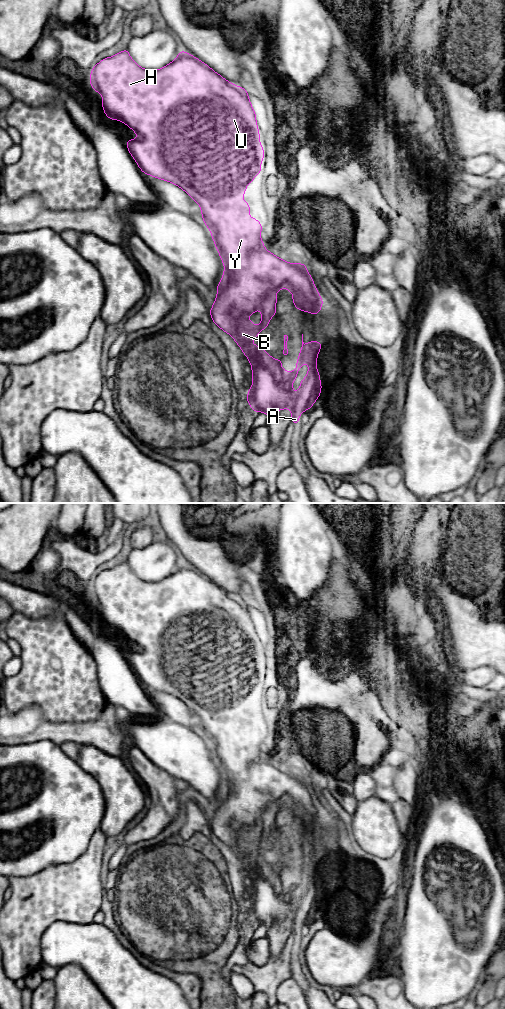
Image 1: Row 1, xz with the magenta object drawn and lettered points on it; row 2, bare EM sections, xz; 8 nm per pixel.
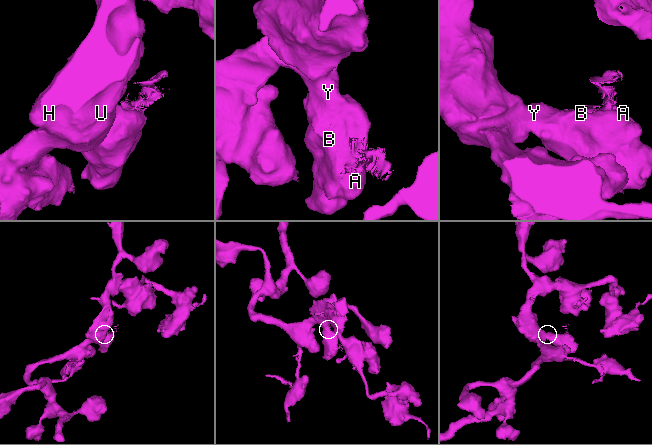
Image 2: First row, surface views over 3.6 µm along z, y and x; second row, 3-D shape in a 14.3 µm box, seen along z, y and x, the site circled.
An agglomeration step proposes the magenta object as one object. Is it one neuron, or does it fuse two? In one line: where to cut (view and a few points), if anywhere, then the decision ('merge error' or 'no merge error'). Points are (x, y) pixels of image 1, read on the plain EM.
no cut | no merge error

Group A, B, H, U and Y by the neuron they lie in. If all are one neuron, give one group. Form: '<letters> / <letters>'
A B H U Y

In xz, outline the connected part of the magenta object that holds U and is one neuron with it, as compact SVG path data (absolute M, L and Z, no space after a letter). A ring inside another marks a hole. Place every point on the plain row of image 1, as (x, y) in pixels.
M128 560L119 564L118 566L102 571L98 576L94 577L91 585L90 585L90 596L94 603L97 603L102 609L102 619L105 624L105 628L110 630L111 632L119 632L125 635L129 640L131 640L138 648L138 651L131 651L126 653L127 661L130 664L131 668L134 670L135 674L141 681L144 686L148 686L152 689L168 693L170 695L175 696L184 702L193 712L195 712L201 720L201 725L203 729L203 734L206 736L208 741L211 744L215 759L221 769L221 772L224 776L224 785L221 793L217 797L217 809L215 810L214 816L210 821L210 828L212 833L221 840L224 844L230 846L238 858L243 863L244 867L248 870L251 880L252 880L252 888L253 894L250 902L247 904L247 914L254 922L254 924L263 924L267 927L267 929L271 929L276 923L283 922L289 920L291 922L291 934L299 937L299 928L303 923L309 922L312 917L316 914L318 909L321 906L322 896L320 894L320 887L318 885L318 881L316 879L316 873L318 869L318 865L322 859L321 854L317 854L315 852L310 853L308 856L303 854L303 846L302 846L302 858L299 866L299 870L296 873L296 881L294 884L292 883L284 883L282 881L282 870L280 872L276 872L272 870L262 859L256 858L251 855L251 853L256 850L261 842L267 840L271 830L273 827L277 827L276 824L276 814L277 809L275 806L283 801L287 800L292 806L292 813L296 821L299 821L303 824L310 824L312 827L316 827L320 824L321 818L324 816L318 802L315 799L314 793L310 788L305 776L296 775L292 776L282 772L281 770L275 768L271 764L269 764L263 756L263 753L260 749L260 745L262 743L262 736L258 734L256 730L250 730L250 715L245 715L243 713L243 708L245 706L247 696L251 695L255 688L261 685L261 674L265 668L265 664L263 659L260 656L260 647L259 641L256 634L256 625L252 620L252 616L249 612L247 602L243 599L236 598L226 591L224 591L217 584L212 582L207 576L200 573L198 570L192 568L191 566L181 562L177 567L176 571L166 577L165 579L158 582L147 582L141 580L131 569L128 563ZM257 821L260 821L262 826L261 836L255 838L253 834L248 831L249 827L255 825ZM304 874L308 875L309 883L306 886L305 890L300 894L300 900L297 905L295 905L292 901L292 896L296 891L297 886L300 883L301 878Z

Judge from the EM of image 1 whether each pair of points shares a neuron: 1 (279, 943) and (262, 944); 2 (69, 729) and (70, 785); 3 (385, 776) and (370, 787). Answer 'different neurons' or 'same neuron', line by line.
1: different neurons
2: different neurons
3: different neurons

